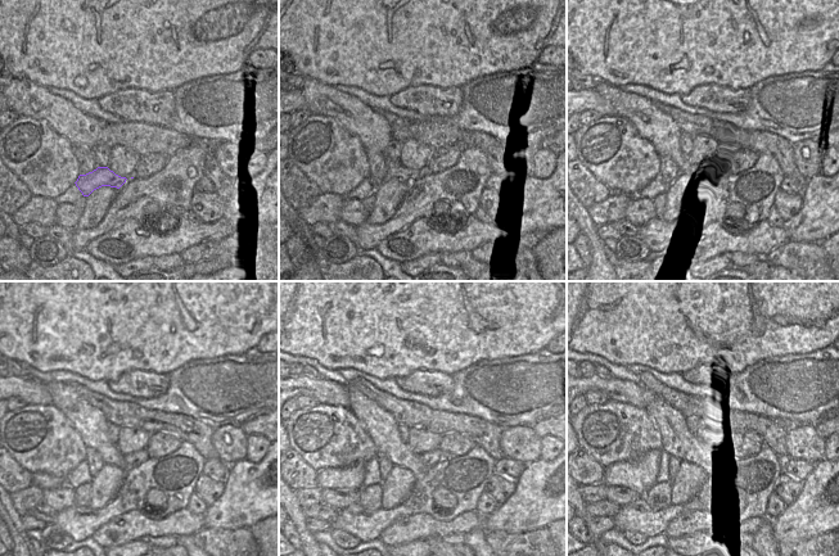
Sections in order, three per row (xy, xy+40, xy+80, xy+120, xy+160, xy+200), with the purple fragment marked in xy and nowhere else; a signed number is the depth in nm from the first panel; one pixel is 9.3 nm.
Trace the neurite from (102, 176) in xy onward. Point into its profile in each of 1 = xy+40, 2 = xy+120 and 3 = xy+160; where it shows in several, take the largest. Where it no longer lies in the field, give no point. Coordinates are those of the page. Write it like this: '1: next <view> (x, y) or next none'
1: next xy+40 (395, 171)
2: next xy+120 (131, 460)
3: next xy+160 (429, 459)

